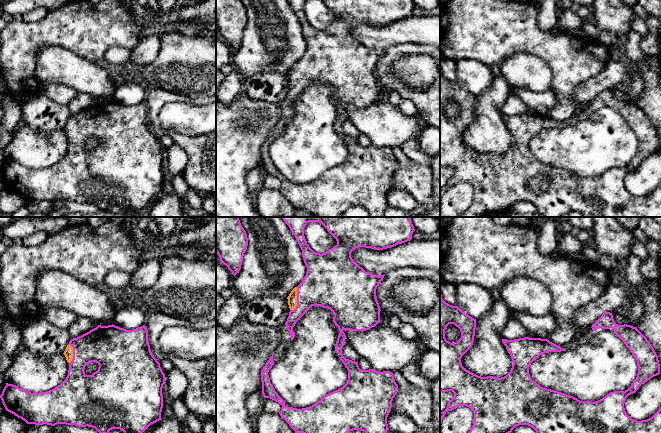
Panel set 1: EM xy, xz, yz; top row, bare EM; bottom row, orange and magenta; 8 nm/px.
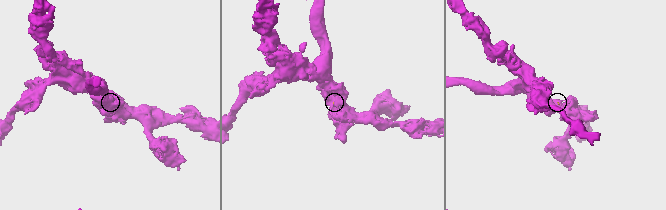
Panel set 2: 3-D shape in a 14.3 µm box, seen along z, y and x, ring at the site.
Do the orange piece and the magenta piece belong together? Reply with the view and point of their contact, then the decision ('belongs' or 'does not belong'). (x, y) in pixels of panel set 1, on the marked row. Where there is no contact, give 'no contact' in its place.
xz (296, 299) | belongs

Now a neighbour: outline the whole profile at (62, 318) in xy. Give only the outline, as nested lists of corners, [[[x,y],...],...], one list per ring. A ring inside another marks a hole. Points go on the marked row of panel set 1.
[[[40,305],[40,318],[61,329],[68,329],[78,316],[64,308],[45,307]]]

